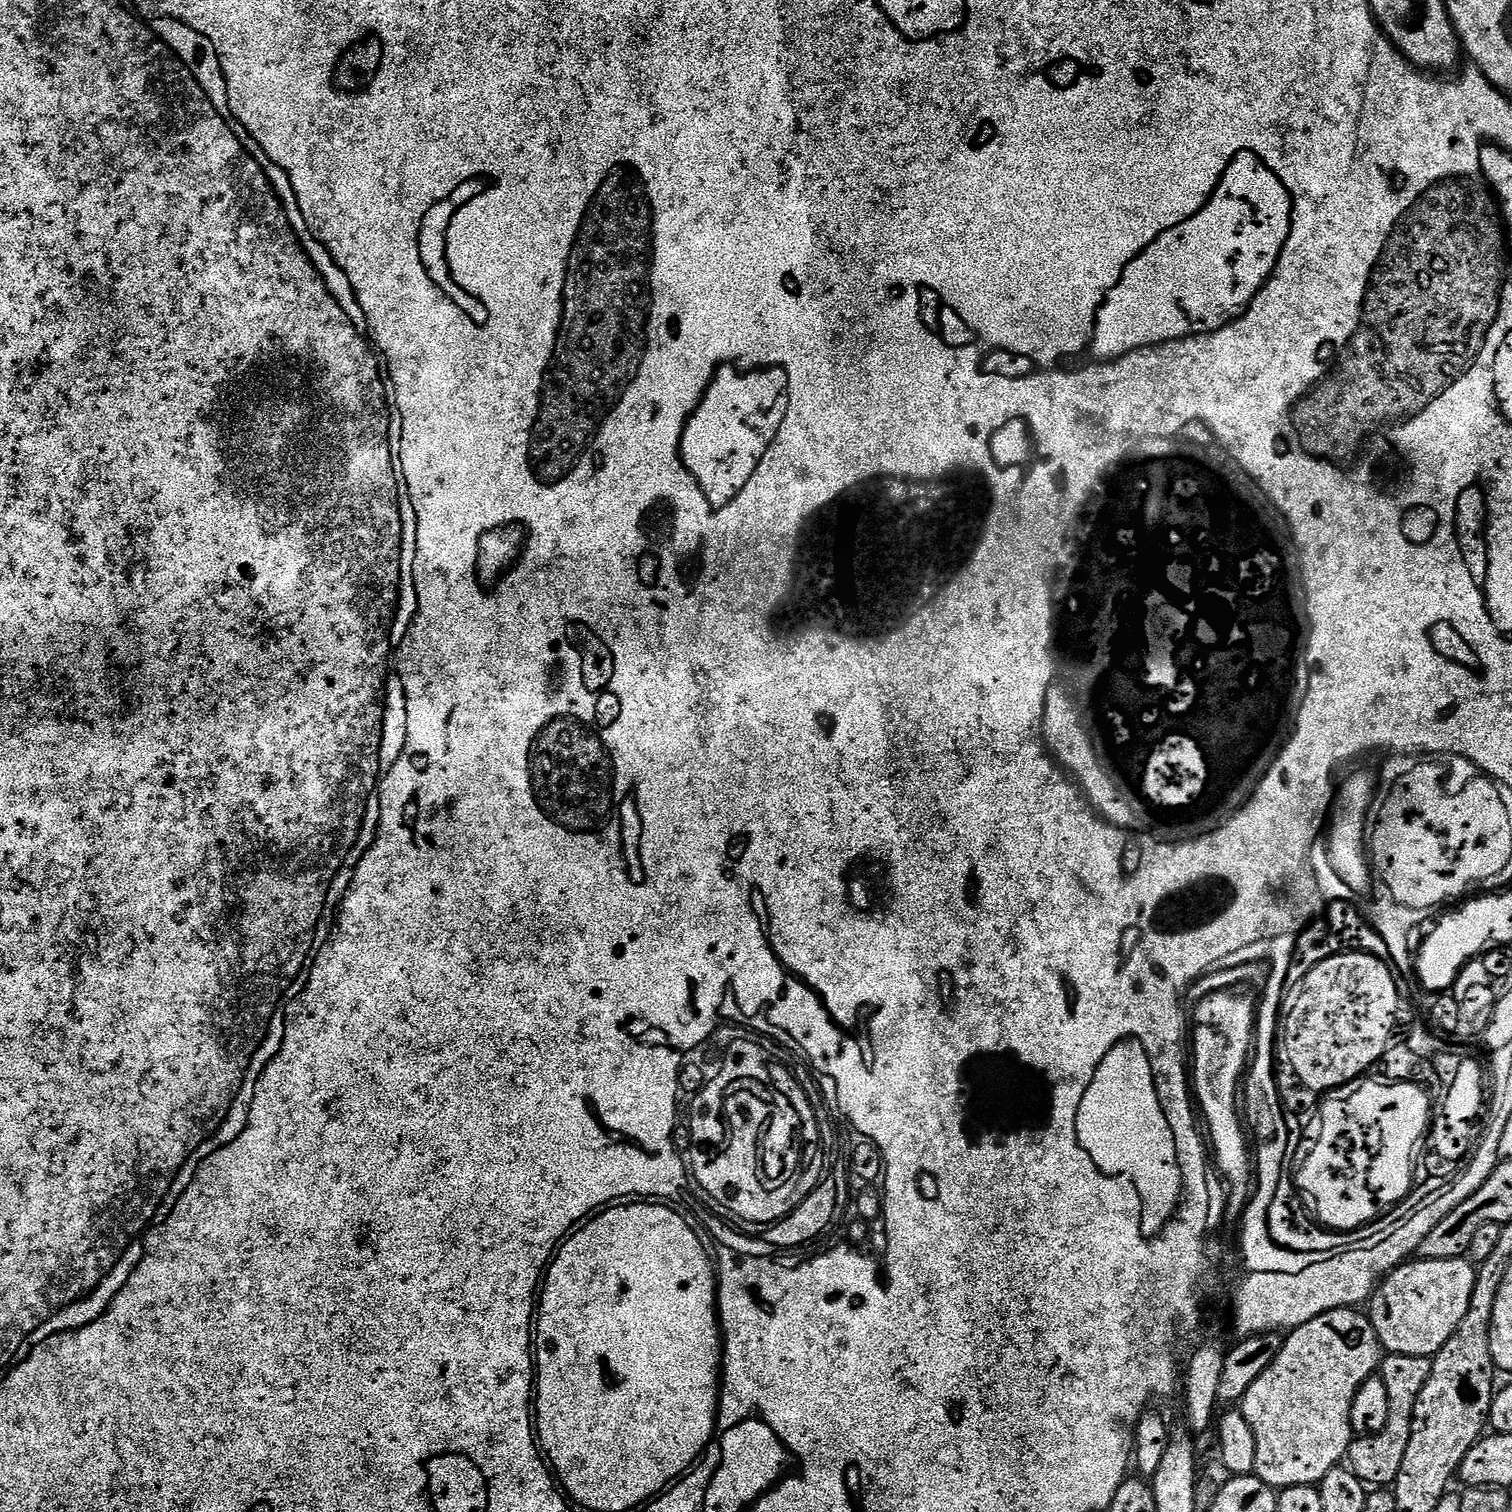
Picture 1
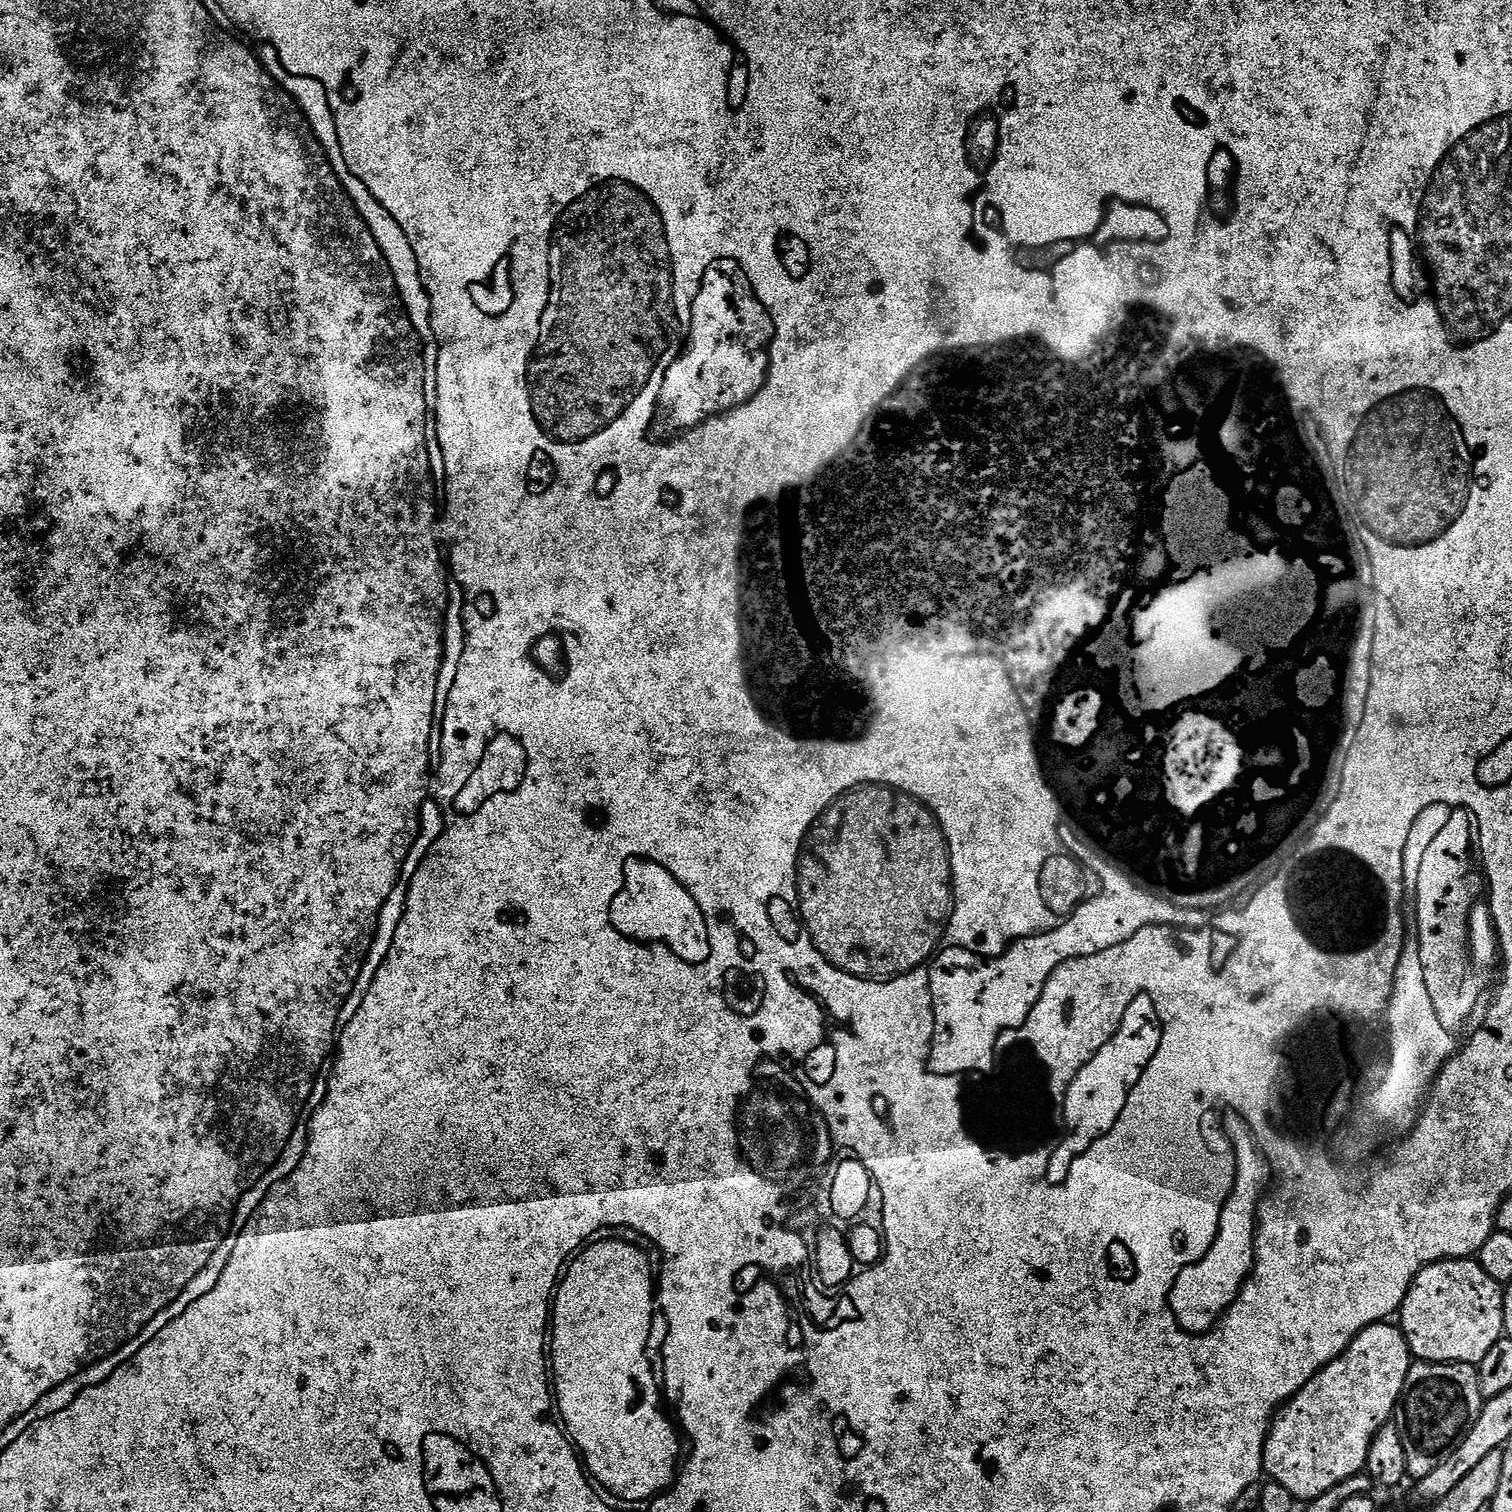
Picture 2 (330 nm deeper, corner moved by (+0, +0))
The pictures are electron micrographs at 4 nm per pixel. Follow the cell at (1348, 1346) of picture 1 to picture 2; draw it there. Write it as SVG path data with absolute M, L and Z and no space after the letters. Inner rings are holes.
M1392 1322L1366 1326L1350 1342L1350 1346L1334 1362L1316 1372L1306 1386L1297 1388L1292 1399L1276 1413L1264 1443L1264 1469L1277 1484L1286 1486L1300 1502L1318 1499L1326 1490L1346 1482L1346 1478L1365 1471L1370 1454L1370 1444L1376 1431L1393 1419L1396 1405L1412 1368L1414 1357L1408 1348L1404 1333Z

